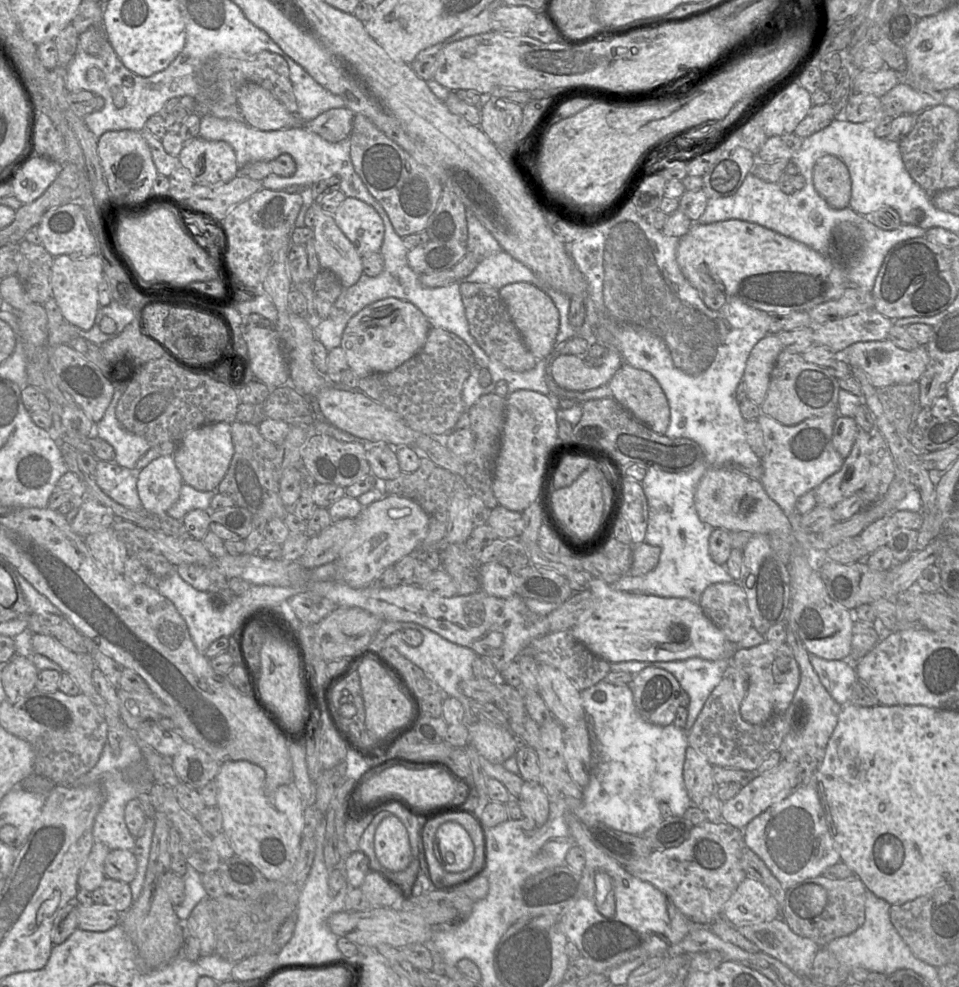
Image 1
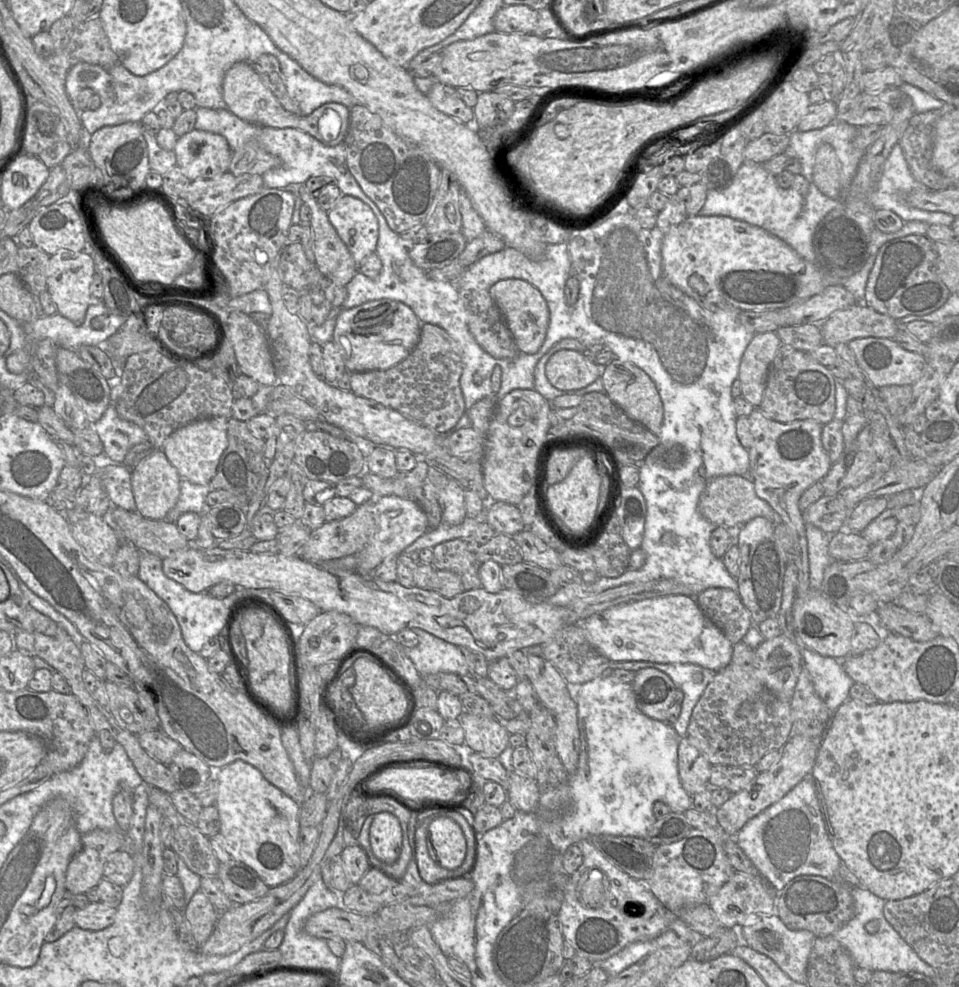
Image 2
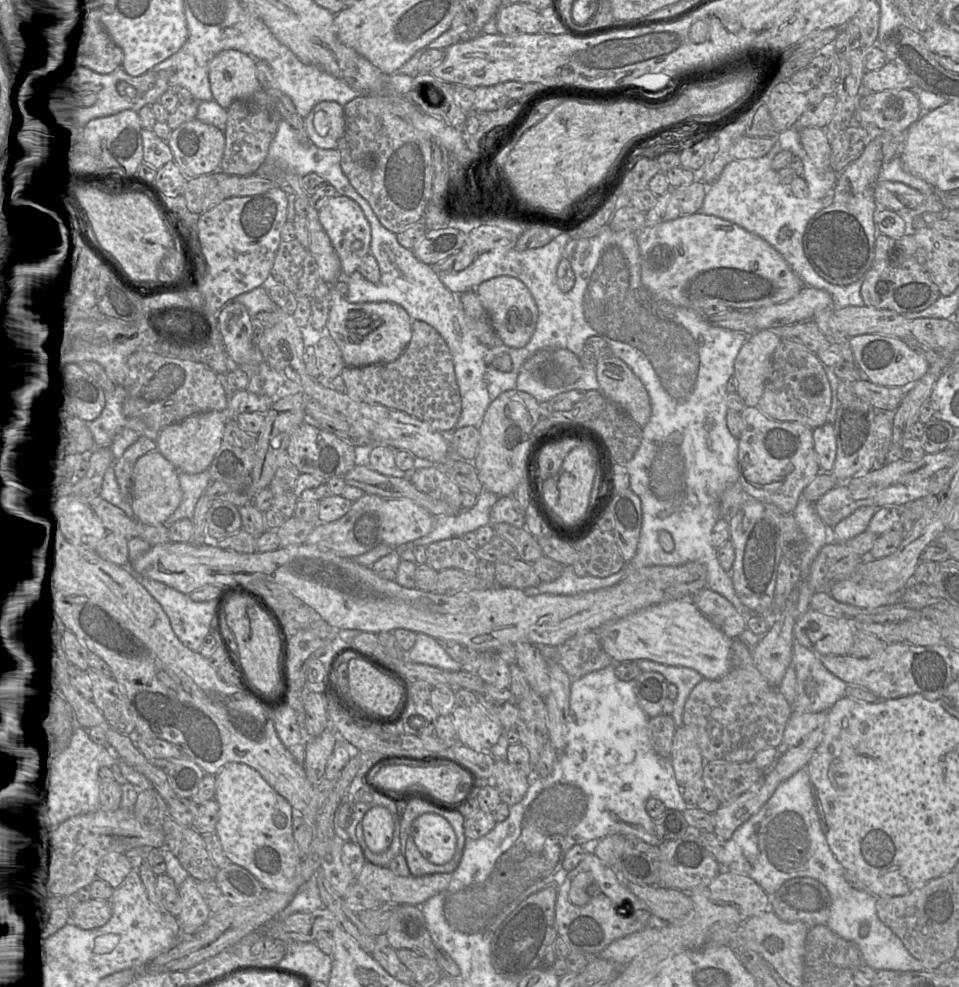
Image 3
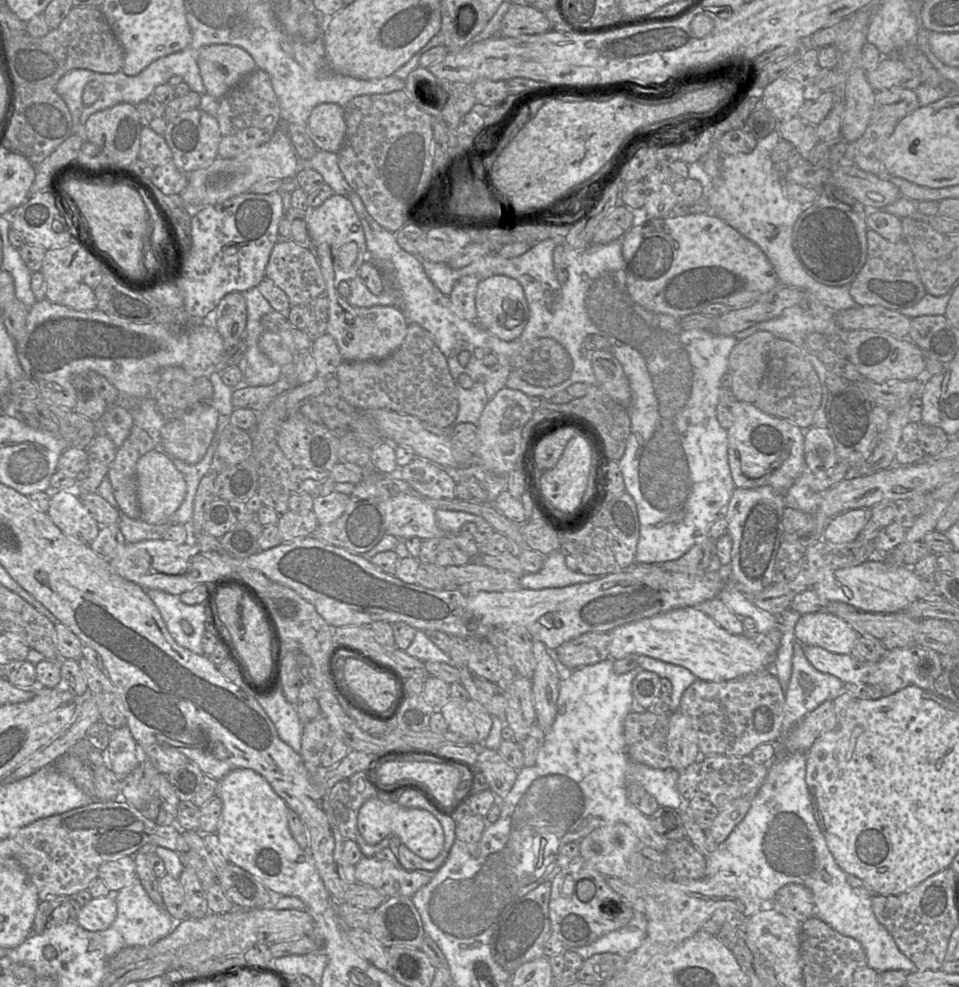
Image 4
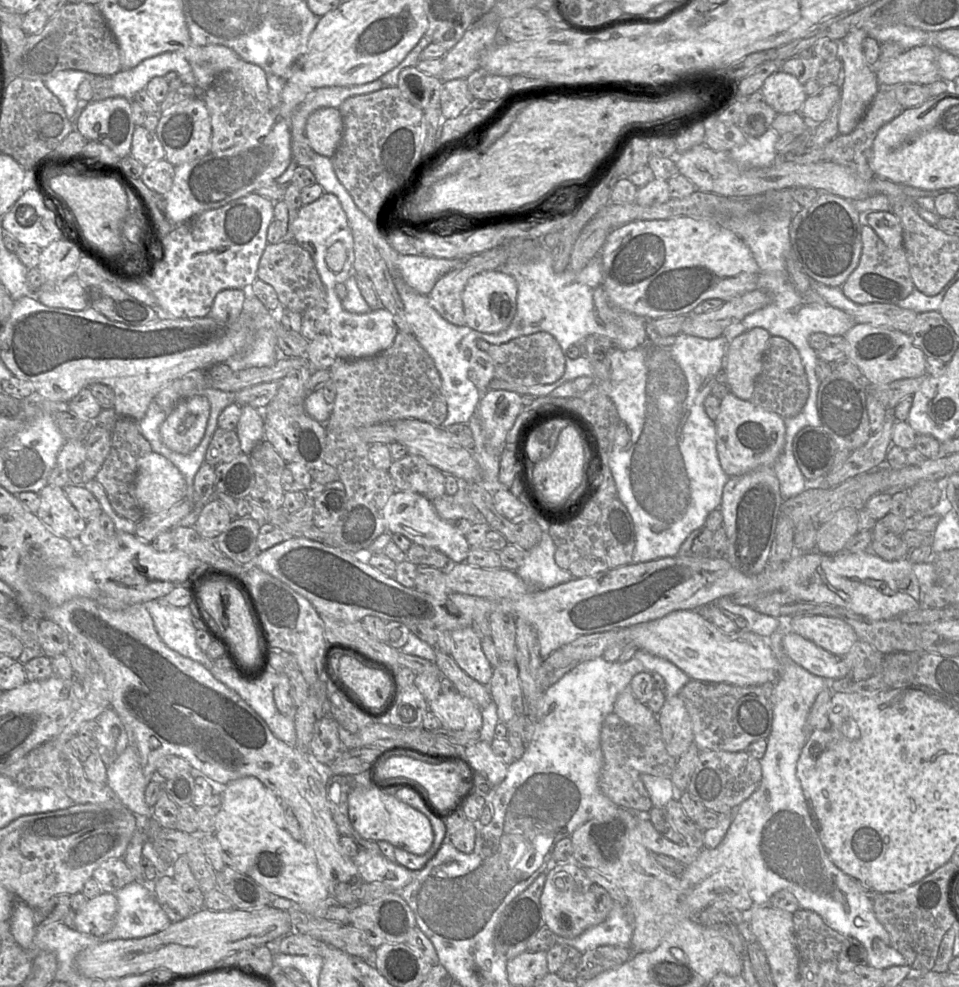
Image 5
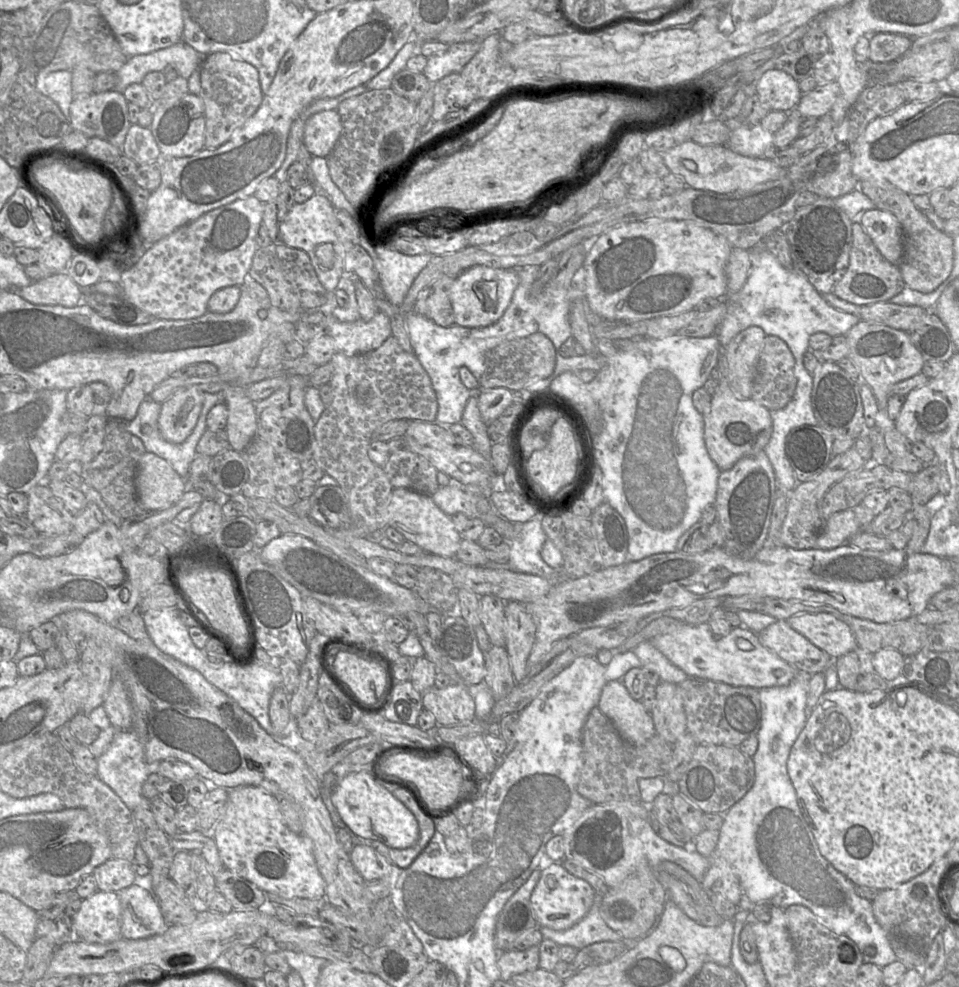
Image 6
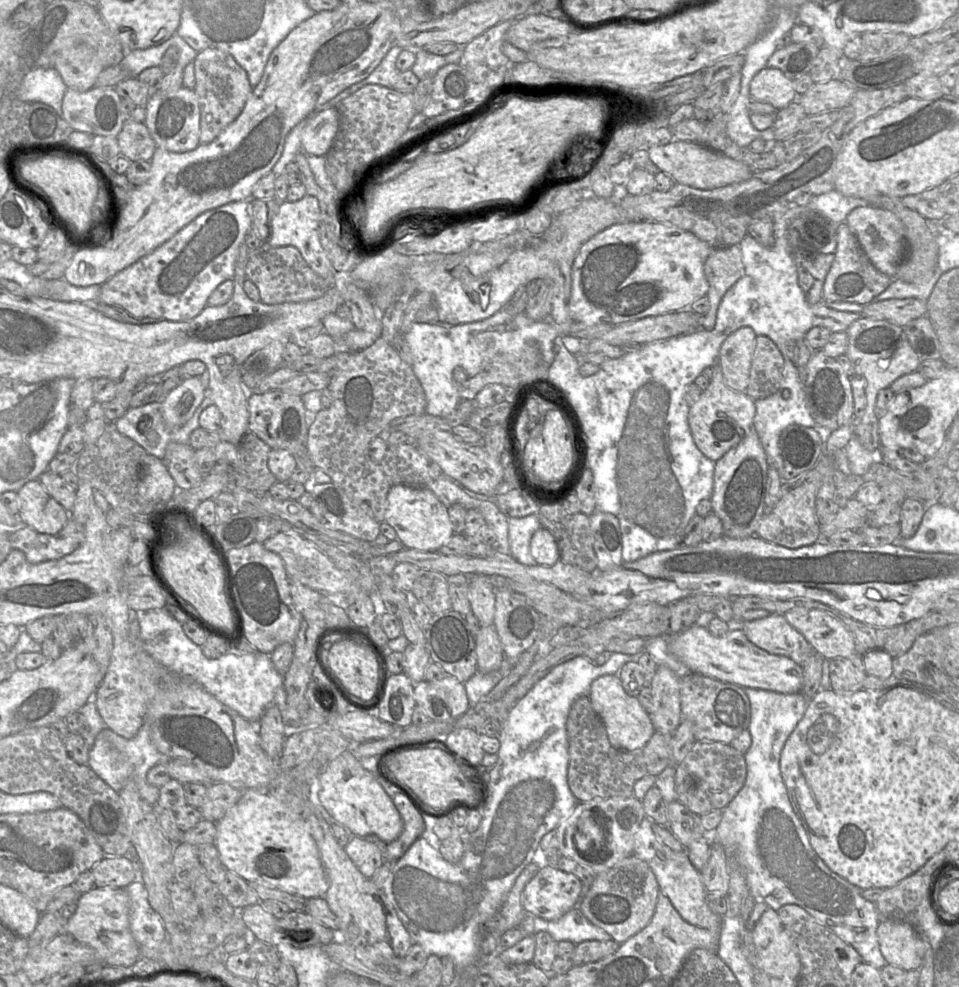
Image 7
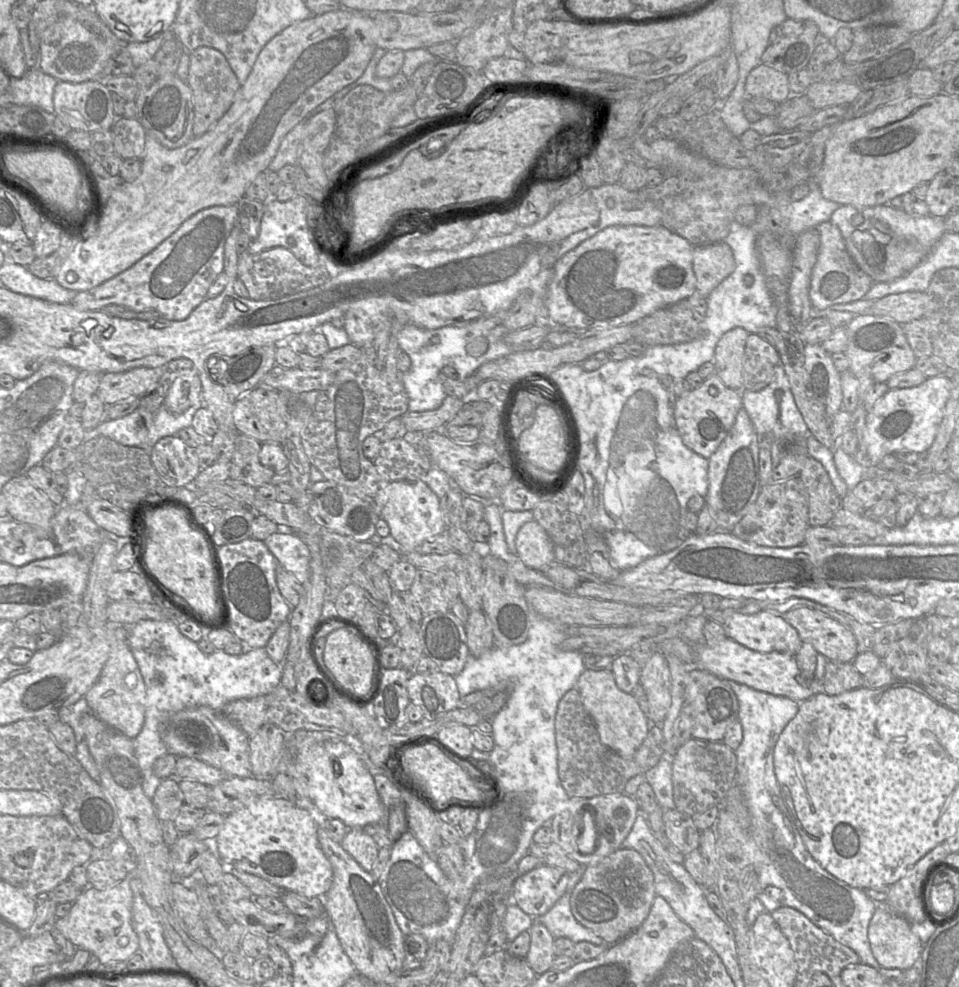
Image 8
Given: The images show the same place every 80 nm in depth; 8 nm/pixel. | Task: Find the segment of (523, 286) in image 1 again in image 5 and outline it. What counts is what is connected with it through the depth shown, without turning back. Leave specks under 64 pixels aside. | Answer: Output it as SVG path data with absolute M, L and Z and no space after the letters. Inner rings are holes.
M499 270L482 272L471 277L462 294L465 323L468 327L483 333L499 333L512 322L517 309L517 282Z

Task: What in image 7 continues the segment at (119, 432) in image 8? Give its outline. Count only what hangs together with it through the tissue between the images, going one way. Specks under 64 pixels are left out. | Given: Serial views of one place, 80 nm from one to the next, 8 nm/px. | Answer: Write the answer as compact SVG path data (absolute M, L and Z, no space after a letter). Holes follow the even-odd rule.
M206 396L196 409L193 416L181 427L170 428L164 421L162 413L162 403L152 402L139 407L129 408L129 410L120 418L114 421L117 430L134 440L137 444L145 449L145 451L153 456L163 460L167 445L170 442L189 443L190 434L199 426L199 417L203 410L212 405L213 401L210 396Z

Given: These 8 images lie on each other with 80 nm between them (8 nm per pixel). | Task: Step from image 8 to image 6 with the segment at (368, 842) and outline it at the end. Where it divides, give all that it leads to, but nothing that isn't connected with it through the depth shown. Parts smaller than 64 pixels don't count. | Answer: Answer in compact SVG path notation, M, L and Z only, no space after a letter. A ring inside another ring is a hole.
M355 845L349 856L366 882L388 876L393 868L393 863L389 859L367 845Z

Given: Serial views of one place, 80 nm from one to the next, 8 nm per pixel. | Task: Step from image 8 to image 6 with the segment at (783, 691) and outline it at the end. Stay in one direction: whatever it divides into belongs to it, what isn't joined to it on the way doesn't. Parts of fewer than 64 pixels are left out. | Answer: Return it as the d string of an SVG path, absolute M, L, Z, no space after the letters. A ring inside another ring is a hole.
M708 622L686 624L670 633L656 636L651 641L688 677L708 679L736 687L762 689L786 686L796 674L793 666L763 646L758 635L745 627L733 628L727 636L718 637L711 632Z

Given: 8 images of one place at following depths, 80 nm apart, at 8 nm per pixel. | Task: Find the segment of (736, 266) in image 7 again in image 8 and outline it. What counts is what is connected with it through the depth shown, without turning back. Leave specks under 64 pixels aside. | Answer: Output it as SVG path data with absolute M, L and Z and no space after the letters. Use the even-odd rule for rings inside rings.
M724 243L696 245L693 250L693 270L696 290L707 297L735 269L731 247Z

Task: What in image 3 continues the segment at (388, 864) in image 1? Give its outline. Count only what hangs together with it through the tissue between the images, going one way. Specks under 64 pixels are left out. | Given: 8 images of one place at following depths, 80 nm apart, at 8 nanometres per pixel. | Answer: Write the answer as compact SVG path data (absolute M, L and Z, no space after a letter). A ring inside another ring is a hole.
M374 806L369 809L361 820L365 843L374 853L386 851L394 834L394 817L383 806Z

